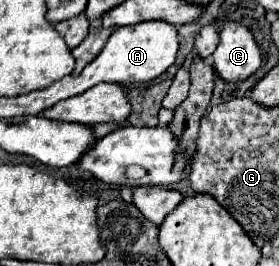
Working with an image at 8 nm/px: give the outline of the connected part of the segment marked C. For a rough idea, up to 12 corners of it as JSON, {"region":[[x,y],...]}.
{"region":[[226,22],[212,66],[226,82],[262,66],[250,30]]}

